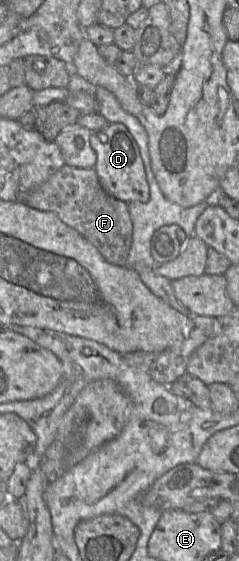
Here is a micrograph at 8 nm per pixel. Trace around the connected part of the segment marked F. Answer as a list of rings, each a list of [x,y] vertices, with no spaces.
[[[64,164],[20,202],[37,210],[54,212],[62,222],[93,244],[107,262],[127,266],[133,234],[127,203],[110,196],[103,189],[94,168],[77,168]]]

